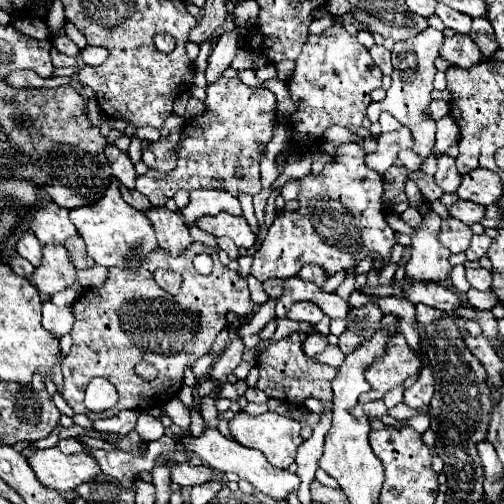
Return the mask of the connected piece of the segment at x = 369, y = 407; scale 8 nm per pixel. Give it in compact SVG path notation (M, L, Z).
M374 400L374 402L366 402L366 404L356 404L352 408L352 414L356 414L356 418L360 418L360 416L366 416L366 418L384 416L386 414L386 406L384 406L382 400Z

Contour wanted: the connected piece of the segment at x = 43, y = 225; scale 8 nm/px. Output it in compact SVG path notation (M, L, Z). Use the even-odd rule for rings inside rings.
M44 202L30 220L30 230L42 244L64 244L70 236L78 234L68 218L68 210L54 202Z

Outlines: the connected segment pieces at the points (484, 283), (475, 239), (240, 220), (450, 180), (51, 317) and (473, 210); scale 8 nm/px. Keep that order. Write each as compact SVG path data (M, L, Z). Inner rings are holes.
M478 268L478 270L466 270L466 278L476 290L490 290L492 286L492 272Z
M480 234L480 236L472 236L470 248L466 250L466 258L468 258L468 260L480 260L480 258L486 254L490 242L492 242L492 240L490 240L488 236L484 236L484 234Z
M216 214L216 216L202 216L196 226L212 236L228 236L236 242L238 248L252 248L254 246L254 234L250 232L250 226L244 216L232 216L232 214Z
M442 156L438 158L438 172L436 172L436 184L444 190L444 192L454 192L460 186L460 174L456 170L454 158L450 156Z
M52 302L42 304L42 326L52 334L68 334L74 324L70 308L58 308Z
M456 200L452 206L448 206L448 212L464 224L476 224L484 218L484 206L466 200Z

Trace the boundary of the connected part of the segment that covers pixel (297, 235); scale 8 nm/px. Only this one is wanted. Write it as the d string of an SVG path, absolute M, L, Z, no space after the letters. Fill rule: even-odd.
M342 144L336 148L334 162L328 162L320 174L308 172L300 178L300 208L296 212L280 212L274 218L260 250L254 254L252 276L260 282L268 278L290 278L304 264L320 264L332 276L356 264L356 252L376 254L376 270L384 268L384 258L390 256L396 244L396 232L384 220L382 206L382 176L374 174L364 164L360 144Z

